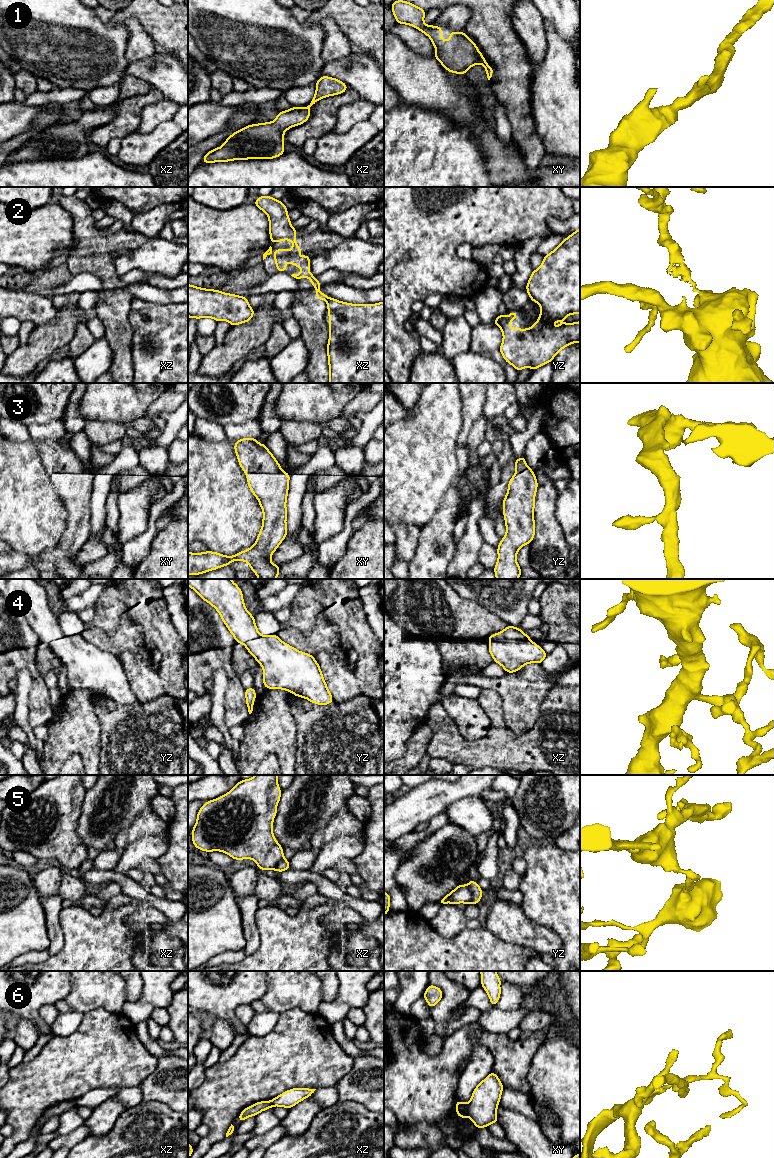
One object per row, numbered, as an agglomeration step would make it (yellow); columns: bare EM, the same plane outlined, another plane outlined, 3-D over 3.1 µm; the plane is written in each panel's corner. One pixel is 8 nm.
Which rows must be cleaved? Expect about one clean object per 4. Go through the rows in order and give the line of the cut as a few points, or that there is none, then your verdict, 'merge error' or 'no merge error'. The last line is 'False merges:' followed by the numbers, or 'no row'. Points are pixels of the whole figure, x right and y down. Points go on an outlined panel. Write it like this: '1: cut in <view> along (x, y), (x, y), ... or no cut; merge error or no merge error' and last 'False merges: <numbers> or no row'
1: no cut; no merge error
2: cut in xz along (329, 298), (327, 301); merge error
3: no cut; no merge error
4: no cut; no merge error
5: cut in yz along (467, 885), (471, 893), (471, 902); merge error
6: cut in xy along (465, 1104), (468, 1115); merge error
False merges: 2, 5, 6

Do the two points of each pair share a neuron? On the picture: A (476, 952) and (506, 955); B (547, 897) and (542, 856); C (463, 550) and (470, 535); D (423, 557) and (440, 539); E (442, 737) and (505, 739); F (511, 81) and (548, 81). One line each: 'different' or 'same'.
A: same
B: same
C: same
D: same
E: same
F: different

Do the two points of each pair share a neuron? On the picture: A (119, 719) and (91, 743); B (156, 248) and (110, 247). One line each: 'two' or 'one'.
A: two
B: two

